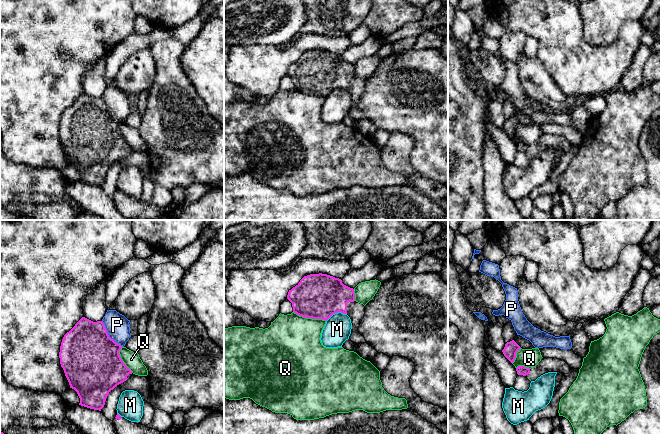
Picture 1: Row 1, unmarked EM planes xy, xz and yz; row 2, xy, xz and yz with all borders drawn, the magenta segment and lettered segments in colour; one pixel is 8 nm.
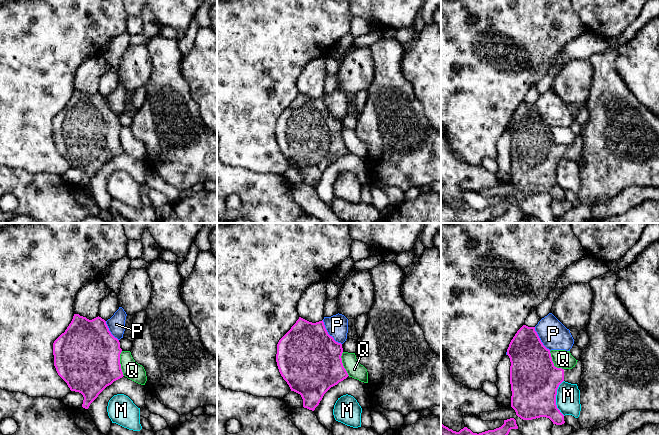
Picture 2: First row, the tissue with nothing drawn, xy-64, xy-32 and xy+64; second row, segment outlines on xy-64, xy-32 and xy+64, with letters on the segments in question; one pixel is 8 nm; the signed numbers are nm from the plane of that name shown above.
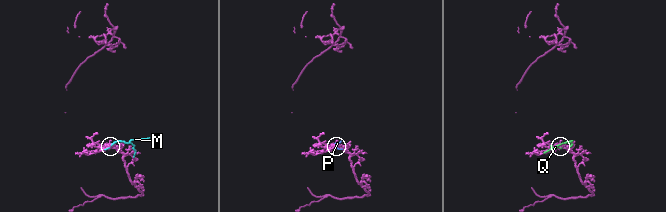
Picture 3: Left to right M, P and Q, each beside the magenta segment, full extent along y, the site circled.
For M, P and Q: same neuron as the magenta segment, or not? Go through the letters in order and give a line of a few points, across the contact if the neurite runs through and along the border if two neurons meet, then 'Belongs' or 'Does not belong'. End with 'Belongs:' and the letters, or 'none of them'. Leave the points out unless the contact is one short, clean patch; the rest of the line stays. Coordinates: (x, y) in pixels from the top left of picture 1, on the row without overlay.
M: Line: xz (346, 89), (335, 88), (326, 97). Does not belong
P: Does not belong
Q: Does not belong
Belongs: none of them

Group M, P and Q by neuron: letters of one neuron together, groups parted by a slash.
M / P / Q

